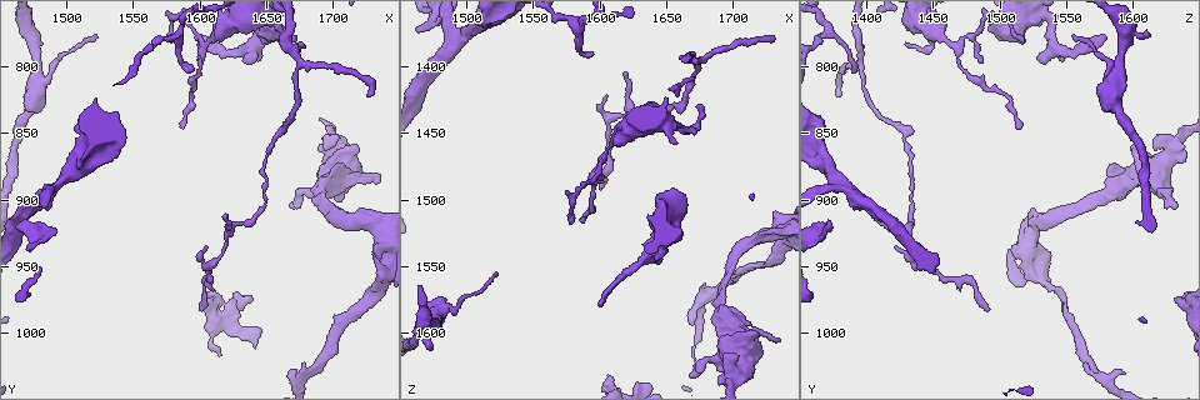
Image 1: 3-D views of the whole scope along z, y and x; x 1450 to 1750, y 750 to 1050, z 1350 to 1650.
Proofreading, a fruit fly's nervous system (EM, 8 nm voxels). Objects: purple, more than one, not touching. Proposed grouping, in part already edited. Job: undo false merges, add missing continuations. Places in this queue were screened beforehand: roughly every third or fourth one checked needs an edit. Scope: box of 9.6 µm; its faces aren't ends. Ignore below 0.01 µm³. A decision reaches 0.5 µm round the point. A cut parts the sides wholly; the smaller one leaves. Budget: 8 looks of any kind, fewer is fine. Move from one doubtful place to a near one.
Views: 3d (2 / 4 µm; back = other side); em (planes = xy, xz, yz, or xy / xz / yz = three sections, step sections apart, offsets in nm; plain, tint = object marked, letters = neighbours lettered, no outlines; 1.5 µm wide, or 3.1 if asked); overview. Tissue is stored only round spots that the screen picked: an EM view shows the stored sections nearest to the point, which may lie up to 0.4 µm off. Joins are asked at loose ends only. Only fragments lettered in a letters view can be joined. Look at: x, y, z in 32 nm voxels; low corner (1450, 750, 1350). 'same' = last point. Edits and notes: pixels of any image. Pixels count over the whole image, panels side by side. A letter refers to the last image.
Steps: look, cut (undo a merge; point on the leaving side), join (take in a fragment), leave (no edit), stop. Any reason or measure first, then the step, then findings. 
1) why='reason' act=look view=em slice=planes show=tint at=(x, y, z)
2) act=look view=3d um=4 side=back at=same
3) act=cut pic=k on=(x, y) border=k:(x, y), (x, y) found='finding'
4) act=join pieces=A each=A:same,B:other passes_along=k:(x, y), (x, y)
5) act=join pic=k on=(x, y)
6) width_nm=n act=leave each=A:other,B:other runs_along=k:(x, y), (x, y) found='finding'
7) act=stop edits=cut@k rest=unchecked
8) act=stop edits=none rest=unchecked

act=look view=em slice=xz step=8 show=letters at=(1736, 884, 1606)

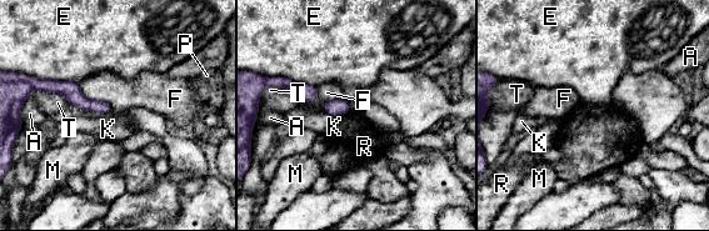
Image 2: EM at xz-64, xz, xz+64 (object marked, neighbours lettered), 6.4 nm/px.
why='cut it another way' act=look view=em slice=planes show=letters at=same

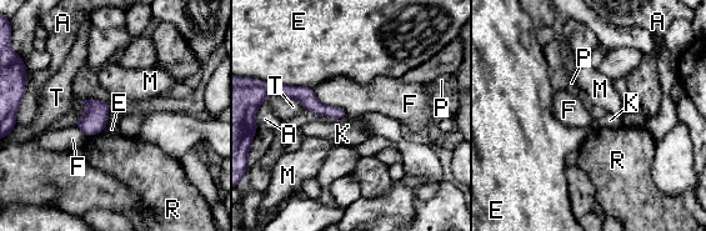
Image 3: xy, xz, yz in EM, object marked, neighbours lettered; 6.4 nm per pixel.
act=leave each=A:other,E:other,F:other,K:other,M:other,P:other,R:other,T:other border=3:(313, 88), (320, 101), (348, 115) found='none of them fits'

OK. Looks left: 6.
why='end of a long branch' act=look view=3d um=2 side=back at=(1588, 846, 1514)

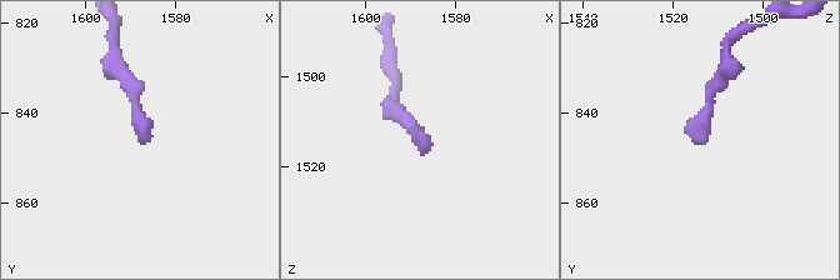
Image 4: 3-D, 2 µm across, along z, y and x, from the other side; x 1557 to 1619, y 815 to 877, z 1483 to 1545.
why='now the EM' act=look view=em slice=planes show=letters at=(1588, 846, 1513)

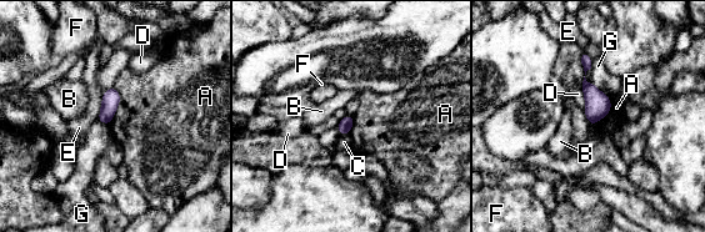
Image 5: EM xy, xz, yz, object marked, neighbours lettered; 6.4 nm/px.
act=leave each=A:other,B:other,C:other,D:other,E:other,F:other,G:other border=5:(603, 91), (610, 110), (593, 125) found='none of them fits'

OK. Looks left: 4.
why='calibre changes' act=look view=em slice=planes show=letters at=(1488, 798, 1580)

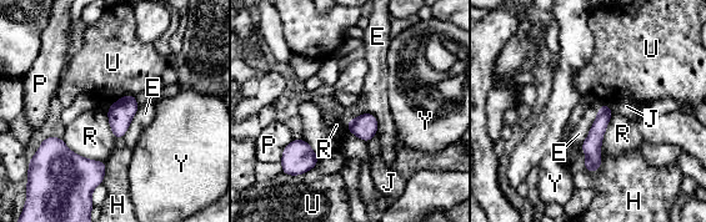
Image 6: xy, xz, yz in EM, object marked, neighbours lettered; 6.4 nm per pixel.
act=leave each=E:other,H:other,J:other,P:other,R:other,U:other,Y:other runs_along=6:(605, 107), (590, 167) found='one neuron here'

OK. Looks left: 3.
act=stop edits=none rest=unchecked

